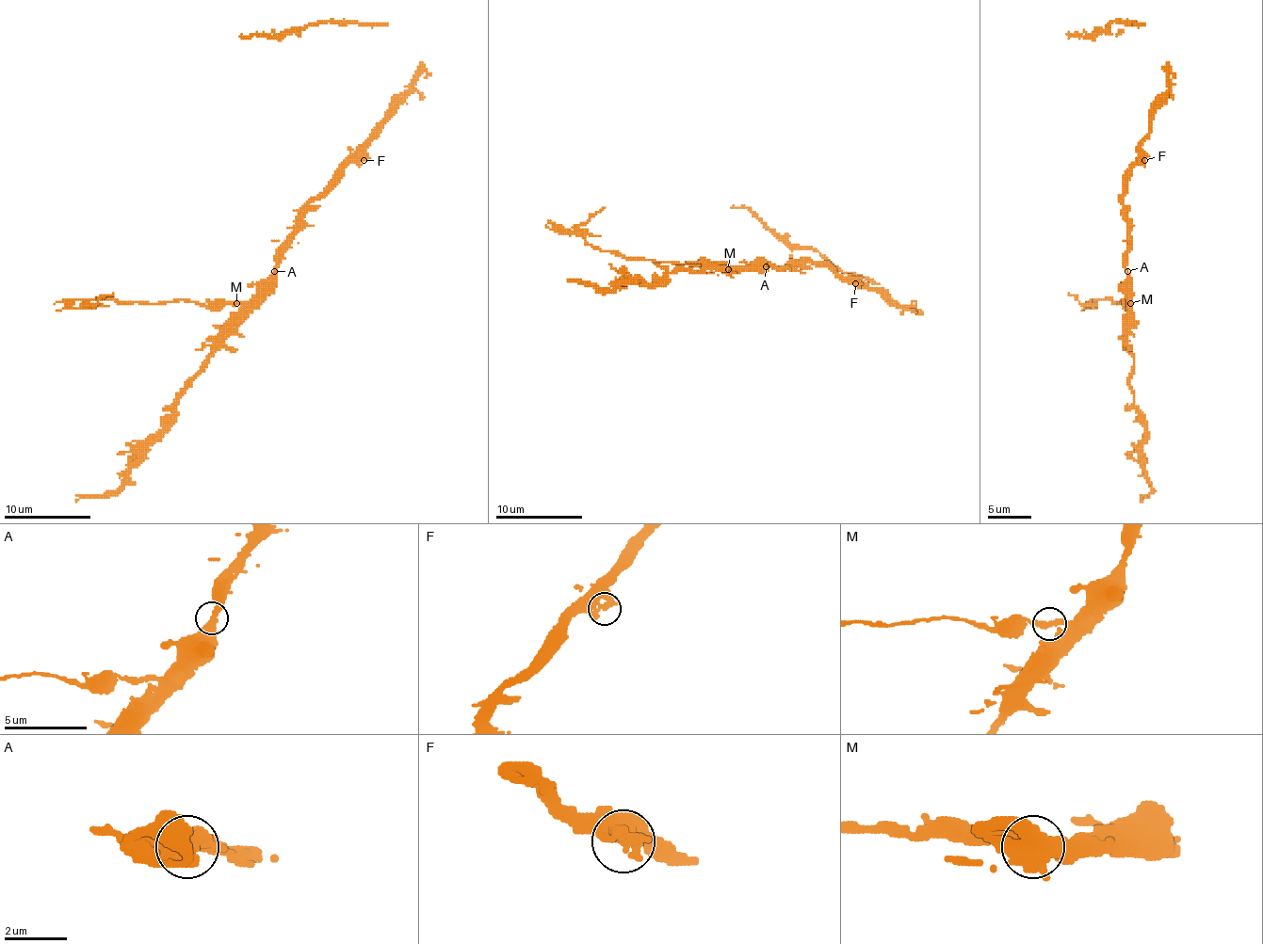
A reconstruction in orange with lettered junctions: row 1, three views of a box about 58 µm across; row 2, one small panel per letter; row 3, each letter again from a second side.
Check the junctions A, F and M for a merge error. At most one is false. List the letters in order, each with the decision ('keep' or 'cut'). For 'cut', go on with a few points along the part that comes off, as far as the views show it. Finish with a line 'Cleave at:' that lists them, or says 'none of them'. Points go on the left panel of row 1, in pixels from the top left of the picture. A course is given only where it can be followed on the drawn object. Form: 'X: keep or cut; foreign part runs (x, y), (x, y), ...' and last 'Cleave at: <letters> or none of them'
A: keep
F: keep
M: cut; foreign part runs (237, 304), (200, 306), (185, 299), (139, 304), (102, 299), (87, 304), (95, 304), (113, 293)
Cleave at: M

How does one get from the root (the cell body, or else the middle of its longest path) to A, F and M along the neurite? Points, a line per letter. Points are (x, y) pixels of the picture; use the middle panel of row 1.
A: (807, 262), (796, 262), (792, 266), (766, 266)
F: (807, 262), (824, 262), (840, 277), (855, 283)
M: (807, 262), (796, 262), (792, 266), (768, 264), (729, 268)

